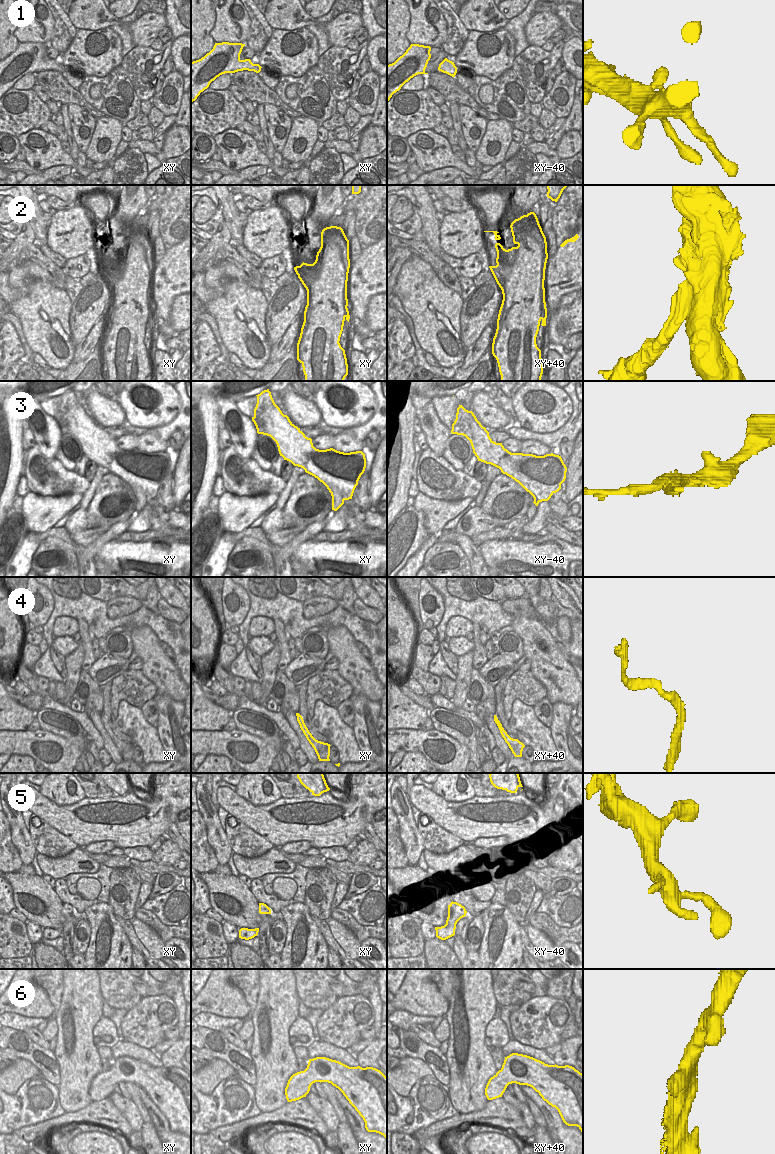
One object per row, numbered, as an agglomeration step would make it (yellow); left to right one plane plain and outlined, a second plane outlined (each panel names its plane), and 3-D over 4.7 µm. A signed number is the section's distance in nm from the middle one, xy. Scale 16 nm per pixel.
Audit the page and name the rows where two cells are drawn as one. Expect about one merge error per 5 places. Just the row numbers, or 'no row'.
2, 3

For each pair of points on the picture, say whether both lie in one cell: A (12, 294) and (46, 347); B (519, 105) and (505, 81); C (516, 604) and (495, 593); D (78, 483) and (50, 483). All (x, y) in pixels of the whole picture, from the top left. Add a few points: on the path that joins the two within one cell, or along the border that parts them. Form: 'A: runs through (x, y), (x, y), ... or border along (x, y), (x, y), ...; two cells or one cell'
A: border along (10, 285), (20, 293), (20, 296), (10, 303); two cells
B: runs through (512, 98), (511, 84); one cell
C: border along (527, 591), (524, 597), (507, 598), (501, 602); two cells
D: runs through (71, 483), (57, 483); one cell

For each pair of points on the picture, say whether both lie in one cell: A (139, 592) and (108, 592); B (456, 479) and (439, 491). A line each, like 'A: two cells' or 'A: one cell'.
A: one cell
B: one cell

